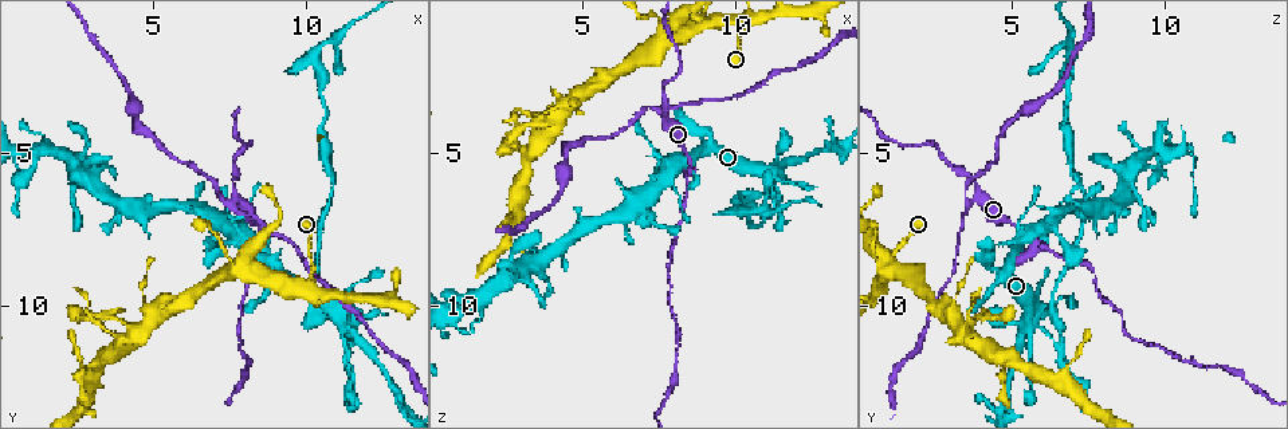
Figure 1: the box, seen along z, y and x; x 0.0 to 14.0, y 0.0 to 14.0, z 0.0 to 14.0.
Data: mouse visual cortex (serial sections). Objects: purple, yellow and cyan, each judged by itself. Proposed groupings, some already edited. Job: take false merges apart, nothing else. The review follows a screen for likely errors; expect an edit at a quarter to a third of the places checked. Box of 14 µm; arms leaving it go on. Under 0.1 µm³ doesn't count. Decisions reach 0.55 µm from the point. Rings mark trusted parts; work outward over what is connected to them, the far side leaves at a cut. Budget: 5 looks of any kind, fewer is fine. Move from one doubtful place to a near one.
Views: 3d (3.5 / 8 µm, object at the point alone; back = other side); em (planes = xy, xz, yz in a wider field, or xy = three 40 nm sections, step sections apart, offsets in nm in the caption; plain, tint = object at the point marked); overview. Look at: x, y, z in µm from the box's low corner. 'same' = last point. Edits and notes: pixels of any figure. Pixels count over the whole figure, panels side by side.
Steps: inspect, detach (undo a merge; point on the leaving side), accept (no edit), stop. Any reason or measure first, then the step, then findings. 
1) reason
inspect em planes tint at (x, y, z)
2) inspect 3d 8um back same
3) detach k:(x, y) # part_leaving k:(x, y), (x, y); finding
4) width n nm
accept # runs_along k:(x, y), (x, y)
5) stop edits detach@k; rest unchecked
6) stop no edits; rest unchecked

narrows sharply
inspect em xy step 3 tint at (7.6, 6.1, 3.9)

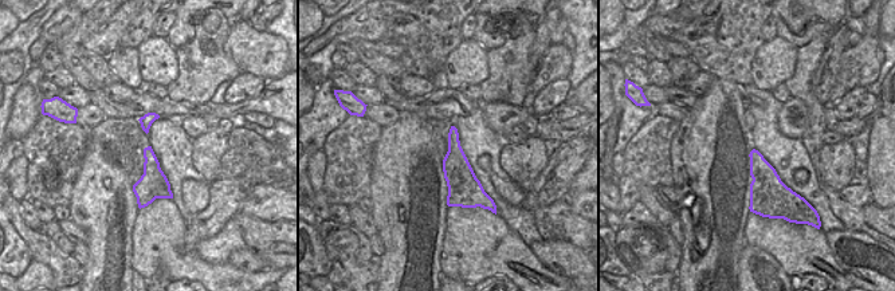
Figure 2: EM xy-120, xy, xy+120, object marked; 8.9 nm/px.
see where the arms go
inspect 3d 3.5um same

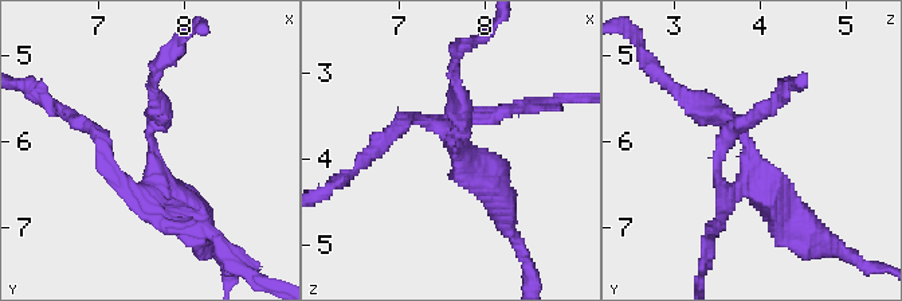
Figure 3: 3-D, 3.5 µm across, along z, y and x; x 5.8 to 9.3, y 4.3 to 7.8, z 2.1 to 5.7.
arm_widths 200, 250, 350 nm
detach 3:(165, 229) # two cells meet here

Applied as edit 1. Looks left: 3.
inspect 3d 3.5um at (11.4, 11.4, 6.7)

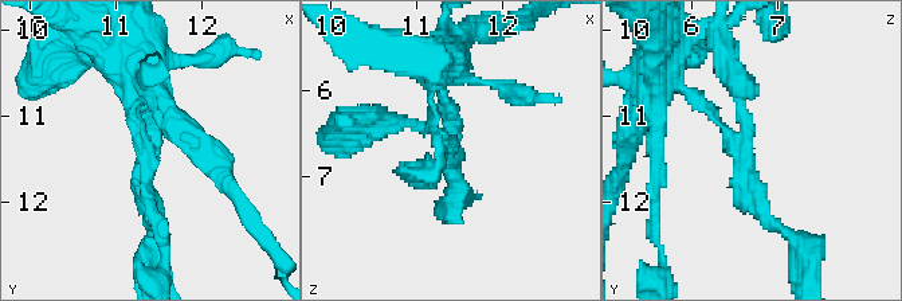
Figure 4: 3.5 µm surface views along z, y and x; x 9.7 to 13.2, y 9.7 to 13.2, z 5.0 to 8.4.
arms 3; arm_widths 150, 150, 250 nm; shape alone is not enough
inspect em xy step 5 tint at (11.45, 11.30, 6.60)

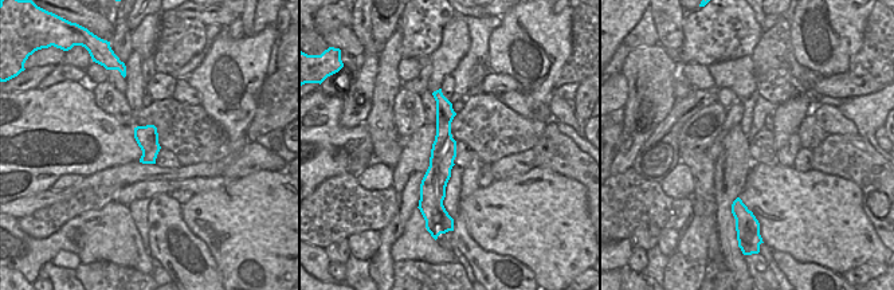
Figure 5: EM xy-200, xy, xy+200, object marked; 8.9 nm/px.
width 220 nm
detach 4:(738, 169) # part_leaving 4:(724, 129), (748, 129), (724, 55); two cells meet here

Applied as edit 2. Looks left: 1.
stop edits detach@3, detach@4; rest unchecked

